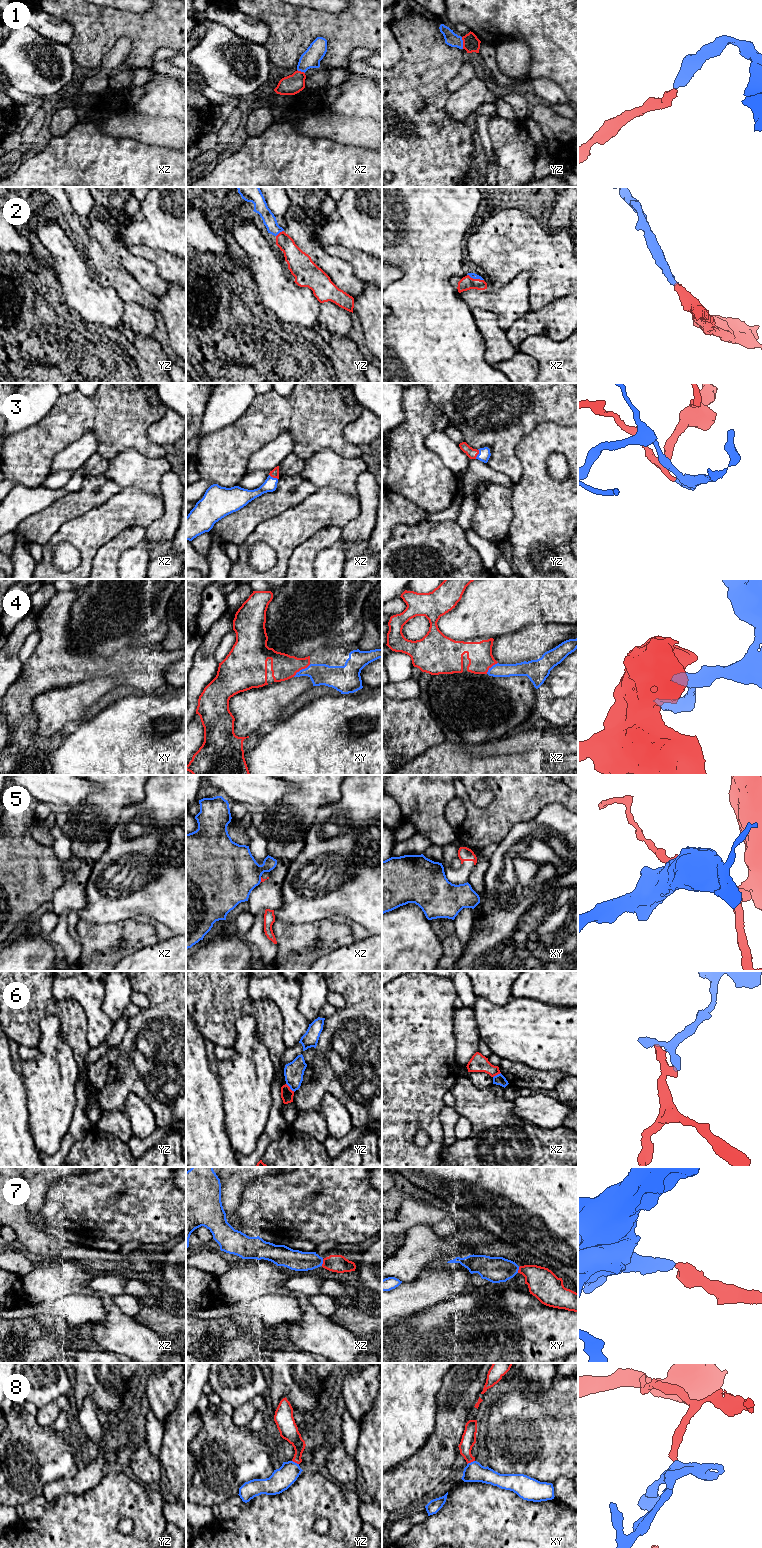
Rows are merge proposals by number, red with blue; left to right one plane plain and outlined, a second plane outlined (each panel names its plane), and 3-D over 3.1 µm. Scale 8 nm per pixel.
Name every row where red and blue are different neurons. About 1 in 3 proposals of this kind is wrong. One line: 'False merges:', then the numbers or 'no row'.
False merges: 5, 6

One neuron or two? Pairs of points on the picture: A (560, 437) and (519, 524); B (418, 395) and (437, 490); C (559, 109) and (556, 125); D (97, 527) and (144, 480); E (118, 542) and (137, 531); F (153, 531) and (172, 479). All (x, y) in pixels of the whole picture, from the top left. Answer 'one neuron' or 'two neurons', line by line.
A: one neuron
B: one neuron
C: two neurons
D: two neurons
E: one neuron
F: one neuron

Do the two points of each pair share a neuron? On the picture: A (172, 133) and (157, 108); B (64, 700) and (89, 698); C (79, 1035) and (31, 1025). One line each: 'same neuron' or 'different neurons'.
A: different neurons
B: same neuron
C: same neuron

